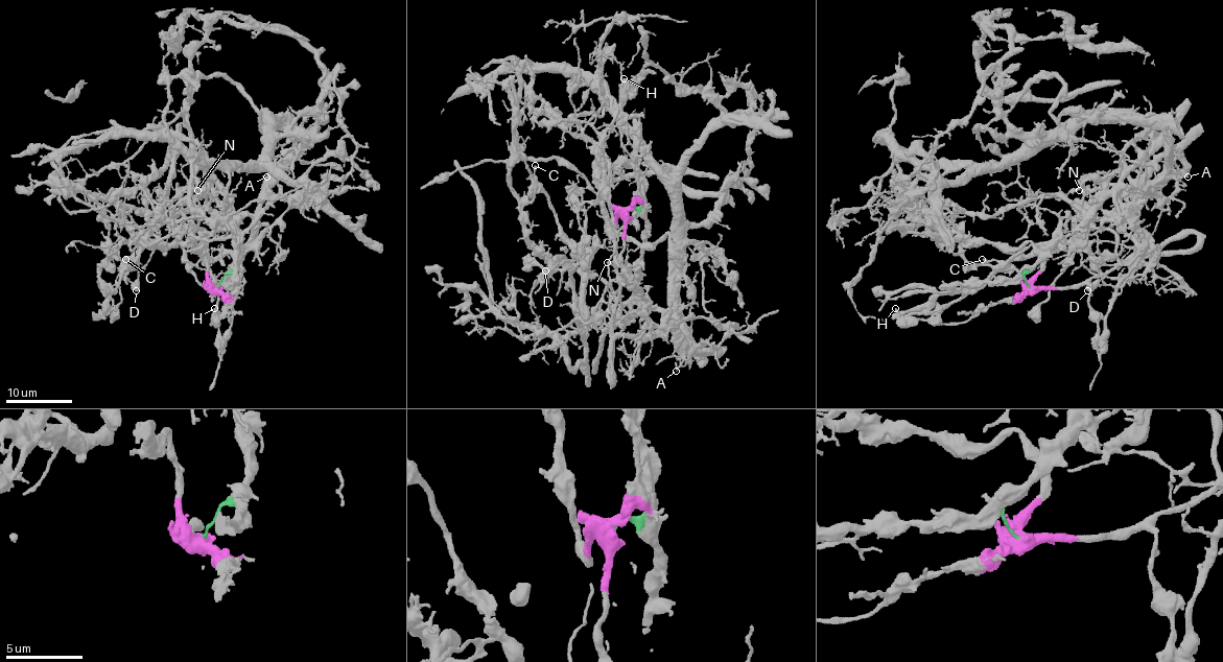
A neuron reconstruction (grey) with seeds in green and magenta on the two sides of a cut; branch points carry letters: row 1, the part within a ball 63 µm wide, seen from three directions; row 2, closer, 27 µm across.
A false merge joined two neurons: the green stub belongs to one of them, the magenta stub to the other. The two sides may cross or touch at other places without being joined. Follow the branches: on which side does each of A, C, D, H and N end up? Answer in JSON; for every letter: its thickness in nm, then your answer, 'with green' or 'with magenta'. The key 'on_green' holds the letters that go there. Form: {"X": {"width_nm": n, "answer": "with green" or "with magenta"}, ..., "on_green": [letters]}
{"A": {"width_nm": 160, "answer": "with magenta"}, "C": {"width_nm": 220, "answer": "with magenta"}, "D": {"width_nm": 650, "answer": "with magenta"}, "H": {"width_nm": 280, "answer": "with magenta"}, "N": {"width_nm": 170, "answer": "with green"}, "on_green": ["N"]}

